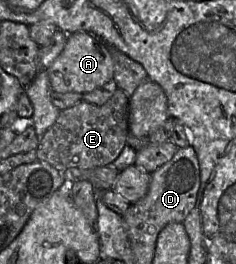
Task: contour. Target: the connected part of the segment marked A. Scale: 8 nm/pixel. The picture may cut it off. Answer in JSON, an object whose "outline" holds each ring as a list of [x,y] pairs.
{"outline":[[[88,32],[68,34],[65,47],[47,69],[52,91],[58,93],[88,93],[102,87],[114,78],[111,48],[101,39]]]}

